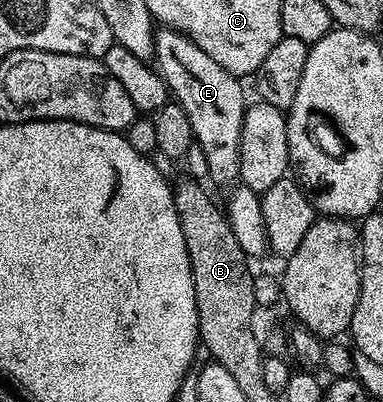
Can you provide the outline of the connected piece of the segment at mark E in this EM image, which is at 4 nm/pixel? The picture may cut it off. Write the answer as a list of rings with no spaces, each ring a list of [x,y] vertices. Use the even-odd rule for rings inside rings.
[[[161,27],[156,34],[155,67],[168,85],[169,93],[177,100],[179,111],[190,118],[192,138],[202,146],[209,163],[211,182],[228,184],[240,180],[240,139],[244,121],[244,88],[239,79],[231,76],[210,54],[198,50],[189,36]],[[231,180],[234,180],[231,182]]]

